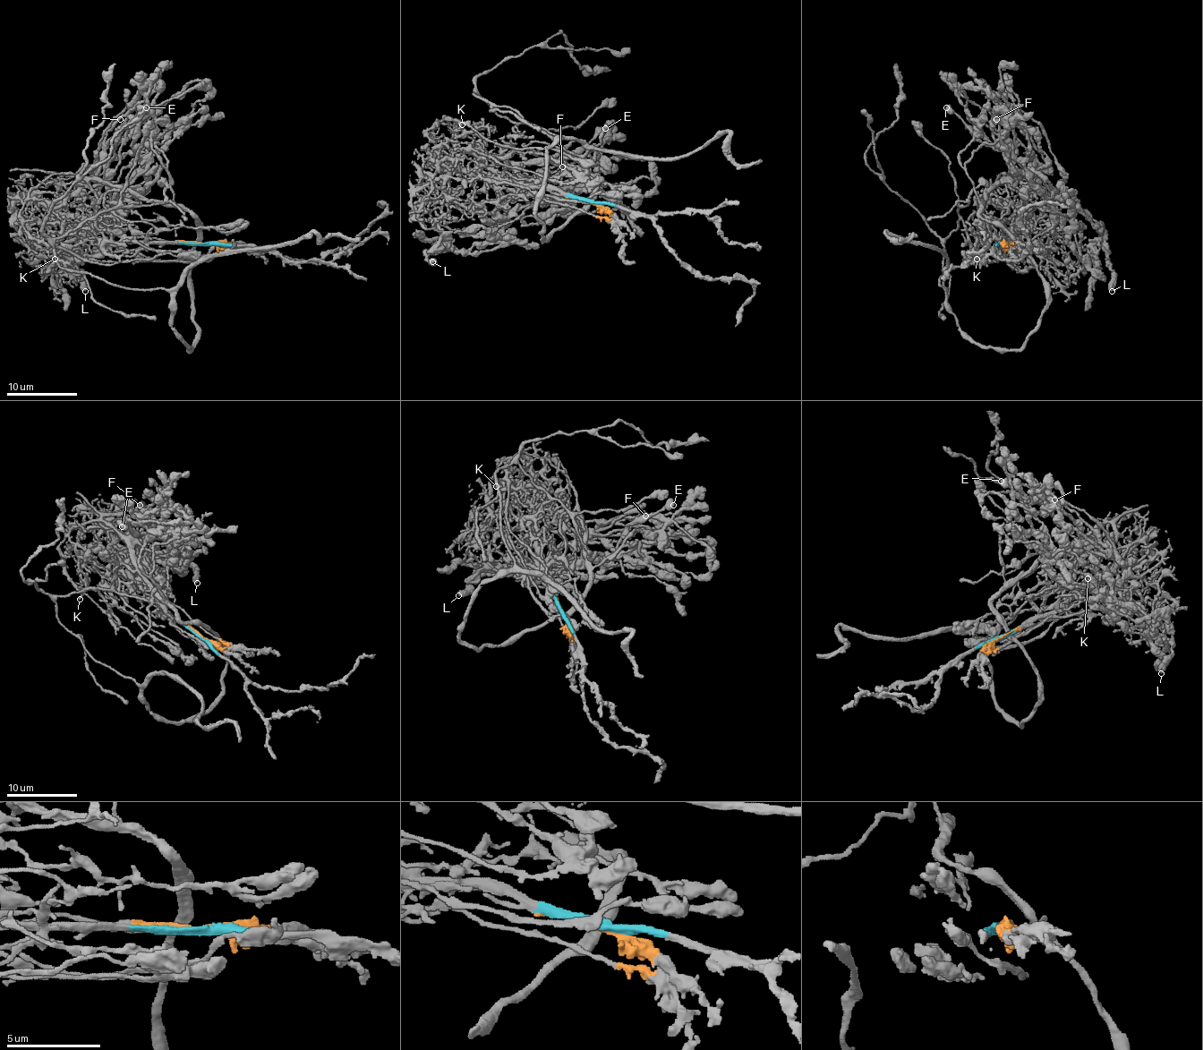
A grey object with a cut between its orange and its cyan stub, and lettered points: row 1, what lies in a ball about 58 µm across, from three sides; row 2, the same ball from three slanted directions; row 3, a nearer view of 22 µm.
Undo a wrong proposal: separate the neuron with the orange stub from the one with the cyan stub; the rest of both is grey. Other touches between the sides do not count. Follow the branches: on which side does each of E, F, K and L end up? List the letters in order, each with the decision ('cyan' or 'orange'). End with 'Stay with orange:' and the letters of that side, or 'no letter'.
E: orange
F: orange
K: orange
L: orange
Stay with orange: E, F, K, L

